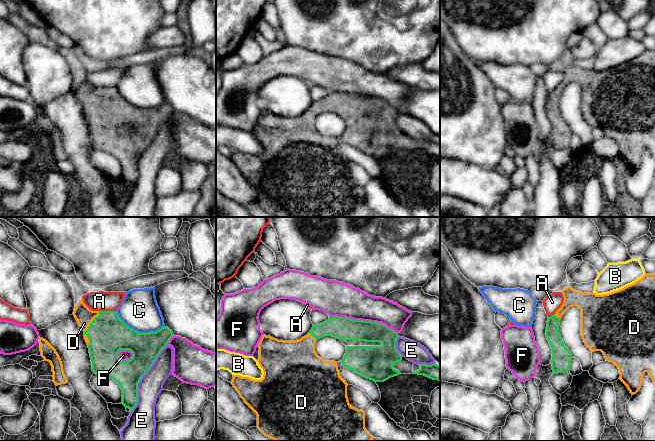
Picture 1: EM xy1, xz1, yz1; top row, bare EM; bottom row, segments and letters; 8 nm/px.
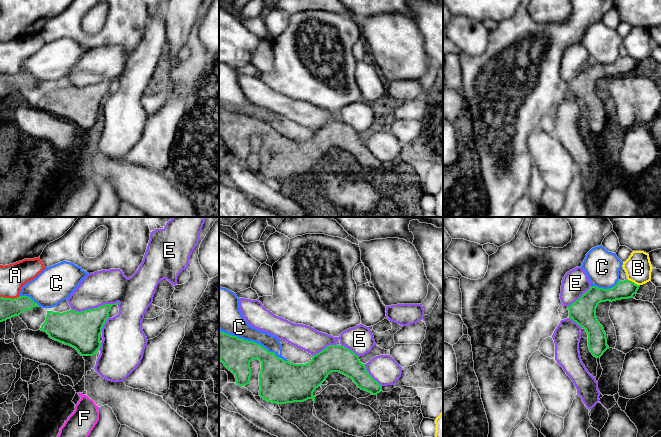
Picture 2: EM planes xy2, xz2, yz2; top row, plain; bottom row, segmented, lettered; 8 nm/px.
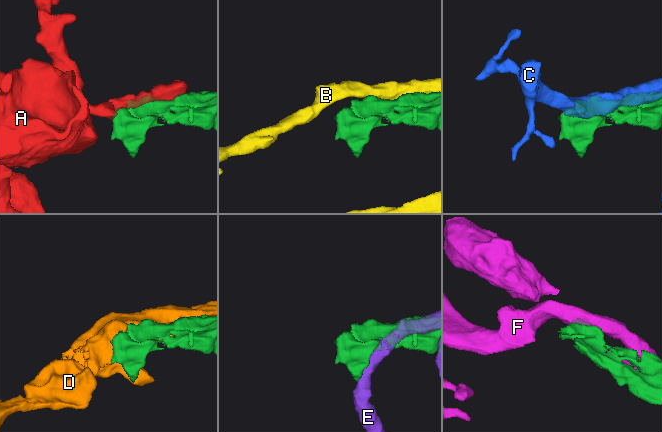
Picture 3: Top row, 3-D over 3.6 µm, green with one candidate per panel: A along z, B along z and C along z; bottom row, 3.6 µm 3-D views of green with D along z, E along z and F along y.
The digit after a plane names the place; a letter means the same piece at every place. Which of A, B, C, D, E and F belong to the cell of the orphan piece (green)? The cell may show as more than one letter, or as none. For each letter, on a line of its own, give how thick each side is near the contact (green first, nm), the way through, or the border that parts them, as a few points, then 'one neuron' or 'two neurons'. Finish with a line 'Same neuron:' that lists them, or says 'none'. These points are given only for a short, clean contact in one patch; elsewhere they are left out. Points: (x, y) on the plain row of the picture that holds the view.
A: 320/160 nm | two neurons
B: 150/220 nm | two neurons
C: 260/220 nm | two neurons
D: 320/140 nm | one neuron
E: 220/190 nm | two neurons
F: 180/280 nm | two neurons
Same neuron: D

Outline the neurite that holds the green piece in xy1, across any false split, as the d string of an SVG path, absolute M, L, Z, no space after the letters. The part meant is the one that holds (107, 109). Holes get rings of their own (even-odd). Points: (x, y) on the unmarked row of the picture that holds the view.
M82 74L77 78L73 91L84 107L92 147L116 157L122 166L122 180L132 187L138 177L138 159L172 114L172 106L164 102L156 108L139 109L128 103L116 87L92 87L83 79ZM121 126L131 127L133 133L126 137L120 136L117 129Z

